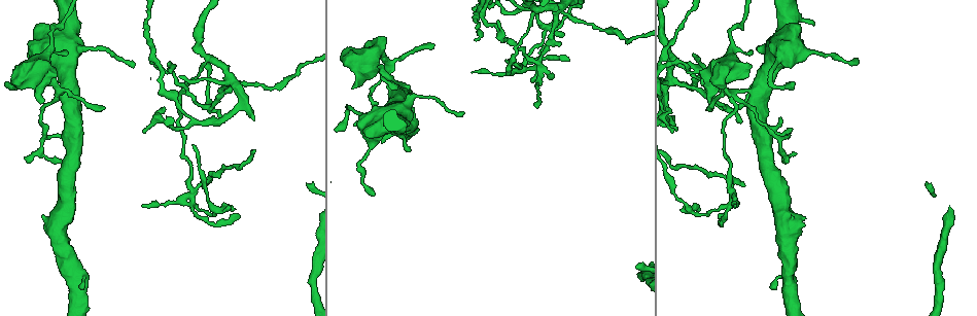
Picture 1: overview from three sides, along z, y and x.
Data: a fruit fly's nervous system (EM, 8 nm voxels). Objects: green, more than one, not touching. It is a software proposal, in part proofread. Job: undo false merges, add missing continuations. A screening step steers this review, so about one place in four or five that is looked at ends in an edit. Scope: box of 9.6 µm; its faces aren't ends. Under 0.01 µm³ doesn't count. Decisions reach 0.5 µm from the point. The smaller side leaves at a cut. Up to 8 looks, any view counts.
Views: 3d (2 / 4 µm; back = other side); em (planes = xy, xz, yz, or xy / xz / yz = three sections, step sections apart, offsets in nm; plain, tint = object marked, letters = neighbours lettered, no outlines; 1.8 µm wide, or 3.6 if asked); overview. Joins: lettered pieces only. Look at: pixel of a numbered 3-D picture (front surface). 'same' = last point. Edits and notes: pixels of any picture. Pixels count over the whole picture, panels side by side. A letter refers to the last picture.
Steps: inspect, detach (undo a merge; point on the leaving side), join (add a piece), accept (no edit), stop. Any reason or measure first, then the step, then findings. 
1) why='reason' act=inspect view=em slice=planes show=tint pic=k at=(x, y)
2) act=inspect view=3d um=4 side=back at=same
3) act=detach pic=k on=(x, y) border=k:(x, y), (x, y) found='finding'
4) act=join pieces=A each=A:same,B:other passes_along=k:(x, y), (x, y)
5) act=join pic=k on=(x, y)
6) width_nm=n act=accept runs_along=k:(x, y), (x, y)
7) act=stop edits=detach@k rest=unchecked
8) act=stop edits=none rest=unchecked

why='three-way junction' act=inspect view=em slice=planes show=tint pic=1 at=(516, 47)

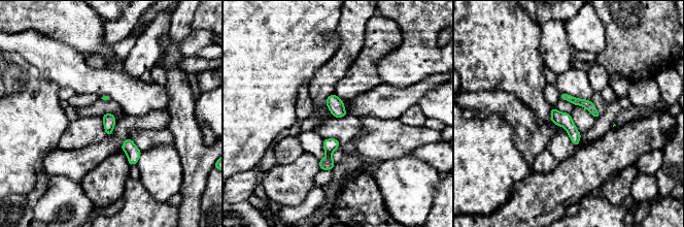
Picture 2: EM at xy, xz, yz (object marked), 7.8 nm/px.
act=inspect view=em slice=planes show=letters at=same

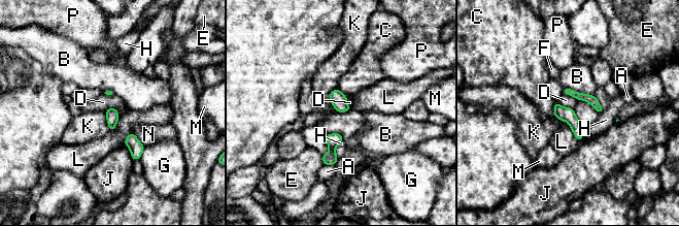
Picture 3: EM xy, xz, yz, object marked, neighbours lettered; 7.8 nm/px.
longest_contact=B:240nm act=accept each=A:other,B:other,C:other,D:other,E:other,F:other,G:other,H:other,J:other,K:other,L:other,M:other,N:other,P:other found='one neuron here'

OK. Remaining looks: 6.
why='three-way junction' act=inspect view=3d um=4 pic=1 at=(393, 66)

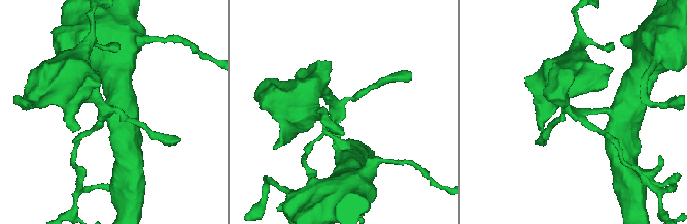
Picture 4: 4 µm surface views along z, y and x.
act=inspect view=em slice=planes show=tint pic=4 at=(109, 112)

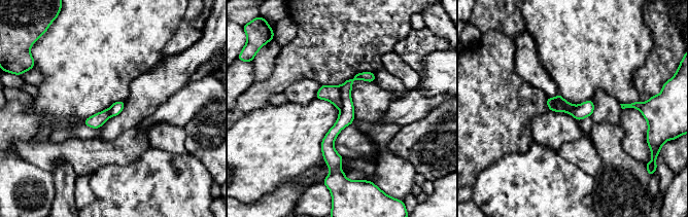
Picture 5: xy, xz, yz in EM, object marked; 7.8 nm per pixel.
act=inspect view=em slice=planes show=letters at=same

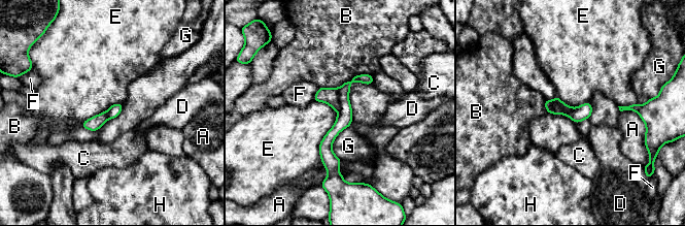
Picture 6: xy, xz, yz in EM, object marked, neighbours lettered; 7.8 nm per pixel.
act=detach pic=6 on=(330, 96) each=A:other,B:other,C:other,D:other,E:other,F:other,G:other,H:other border=6:(339, 89), (339, 107), (337, 109) found='two neurons meet here'

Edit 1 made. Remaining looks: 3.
act=stop edits=detach@6 rest=unchecked

